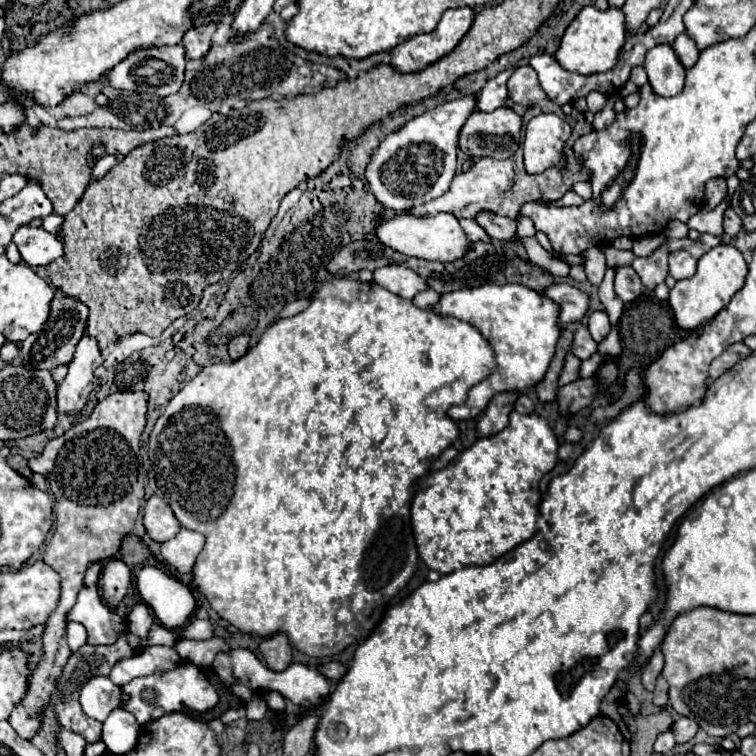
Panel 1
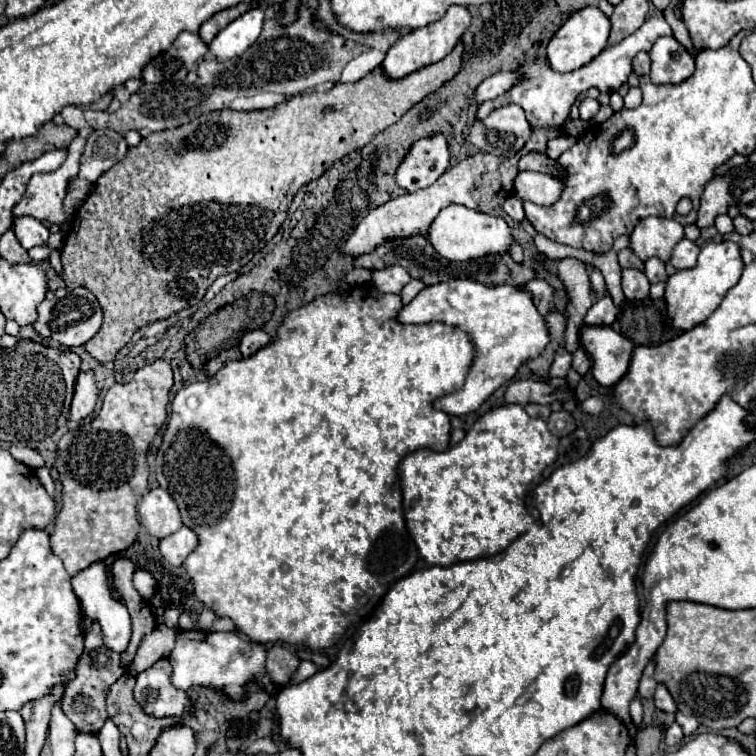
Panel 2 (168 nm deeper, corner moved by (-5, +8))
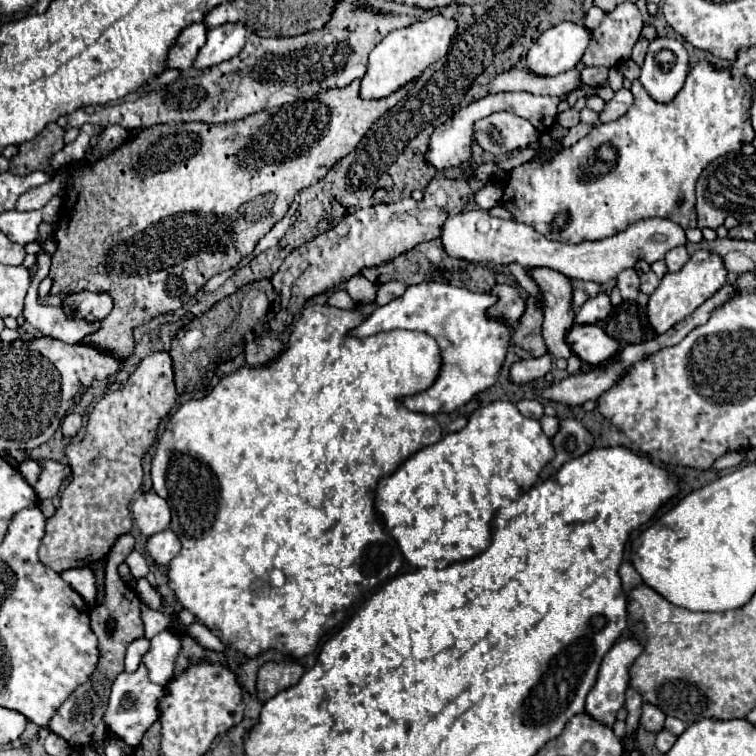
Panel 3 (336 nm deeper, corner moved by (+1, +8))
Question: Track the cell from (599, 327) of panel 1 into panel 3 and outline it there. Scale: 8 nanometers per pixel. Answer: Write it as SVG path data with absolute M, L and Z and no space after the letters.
M598 293L596 297L588 299L580 311L576 313L576 323L580 325L588 325L588 323L598 323L602 319L608 317L612 305L610 305L610 299L606 293Z

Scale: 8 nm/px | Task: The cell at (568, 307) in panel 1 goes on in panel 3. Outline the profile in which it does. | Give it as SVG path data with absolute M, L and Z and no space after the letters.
M496 285L492 293L498 297L498 303L490 309L490 315L500 317L514 327L516 319L520 319L526 311L526 301L522 299L514 285Z

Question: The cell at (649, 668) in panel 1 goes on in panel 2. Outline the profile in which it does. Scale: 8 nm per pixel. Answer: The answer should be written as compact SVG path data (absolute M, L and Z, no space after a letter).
M650 661L642 673L640 685L638 685L638 695L640 699L652 699L654 691L656 691L656 681L654 681L654 661Z

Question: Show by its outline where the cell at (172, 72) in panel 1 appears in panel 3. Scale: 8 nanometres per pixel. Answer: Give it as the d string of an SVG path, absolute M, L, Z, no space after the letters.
M194 23L186 27L168 51L166 69L178 69L178 71L190 69L198 57L198 51L204 47L204 43L206 43L204 23Z

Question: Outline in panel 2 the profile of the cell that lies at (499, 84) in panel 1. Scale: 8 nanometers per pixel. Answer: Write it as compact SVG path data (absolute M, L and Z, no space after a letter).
M662 13L650 17L644 21L644 25L628 35L624 41L612 45L612 47L606 47L598 57L594 57L588 65L576 69L576 71L570 71L570 73L558 73L554 69L550 69L548 61L546 59L536 59L532 63L526 63L520 67L520 73L522 73L522 81L518 85L514 85L508 93L492 99L492 101L484 101L480 107L478 107L478 113L476 117L478 119L486 119L494 109L502 107L502 105L508 105L508 103L516 103L524 109L528 121L532 127L562 127L562 123L568 119L570 115L570 107L574 105L576 97L582 95L584 91L596 87L600 93L614 93L620 89L622 83L626 83L628 75L632 73L632 59L638 51L650 51L650 47L654 45L654 41L662 35L672 35L672 29L670 25L666 23L666 19L662 17Z

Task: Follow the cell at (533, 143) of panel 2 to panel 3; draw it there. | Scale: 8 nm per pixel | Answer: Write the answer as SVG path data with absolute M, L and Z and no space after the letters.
M516 153L516 155L510 155L506 161L480 163L476 167L468 169L468 173L462 173L462 177L458 177L458 179L438 175L428 183L428 187L424 189L424 197L420 201L406 197L396 203L380 203L380 205L366 207L362 211L356 211L354 215L346 215L346 219L342 219L342 223L338 223L338 227L332 227L330 231L318 235L304 247L298 247L296 251L292 251L284 259L278 273L272 277L274 289L280 289L278 293L282 297L282 303L288 305L286 323L292 321L294 311L298 307L302 307L306 303L306 299L310 299L318 293L324 293L326 289L334 287L336 283L348 281L352 275L360 273L364 267L374 267L378 263L386 263L386 259L406 253L422 241L440 237L444 219L460 213L470 203L470 199L474 195L468 185L470 179L488 181L488 179L492 179L496 169L510 171L512 167L518 165L518 161L524 163L532 157L534 157L534 153L522 153L522 155Z

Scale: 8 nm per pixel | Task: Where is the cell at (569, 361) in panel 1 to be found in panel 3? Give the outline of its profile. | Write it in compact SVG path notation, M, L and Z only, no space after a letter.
M546 353L538 359L524 359L510 367L510 379L514 383L528 383L528 381L544 377L550 371L550 367L552 367L550 353Z

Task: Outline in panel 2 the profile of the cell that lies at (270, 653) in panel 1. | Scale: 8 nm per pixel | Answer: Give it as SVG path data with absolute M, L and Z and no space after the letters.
M274 645L270 651L268 651L268 657L266 657L266 671L270 675L270 679L282 687L282 685L288 685L288 679L294 675L296 667L300 665L300 659L290 651L286 649L284 645Z

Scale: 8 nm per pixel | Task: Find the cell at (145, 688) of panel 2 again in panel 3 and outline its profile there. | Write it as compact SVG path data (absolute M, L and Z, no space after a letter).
M140 665L134 673L124 671L114 681L110 703L108 703L108 709L104 715L104 723L116 735L120 735L130 747L134 747L134 743L138 743L138 739L142 739L142 731L146 731L146 727L150 727L150 723L154 723L160 717L160 701L162 701L164 693L166 691L160 685L156 685L148 679L146 665Z

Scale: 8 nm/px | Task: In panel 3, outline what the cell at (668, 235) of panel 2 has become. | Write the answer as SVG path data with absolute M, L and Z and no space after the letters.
M484 209L462 211L454 217L448 217L442 225L440 239L444 251L454 259L464 259L472 263L496 263L496 265L508 265L516 261L526 269L548 267L568 275L570 279L596 281L596 283L612 281L620 271L634 267L638 259L644 259L646 263L654 263L664 259L666 251L678 245L686 245L684 229L678 223L660 217L642 219L630 225L628 229L612 237L606 237L602 241L582 241L578 245L568 245L568 243L550 241L544 235L536 233L532 227L526 227L524 223L492 217Z

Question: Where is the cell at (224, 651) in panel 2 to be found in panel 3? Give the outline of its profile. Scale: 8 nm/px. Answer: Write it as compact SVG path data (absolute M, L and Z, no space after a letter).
M162 631L152 639L150 651L142 657L142 663L150 671L150 681L166 685L172 679L176 657L182 653L182 639L172 631Z

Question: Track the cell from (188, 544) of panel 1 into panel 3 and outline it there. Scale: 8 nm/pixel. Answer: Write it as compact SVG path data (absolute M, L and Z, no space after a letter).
M172 529L160 531L148 539L148 553L158 565L168 565L180 553L180 539Z

